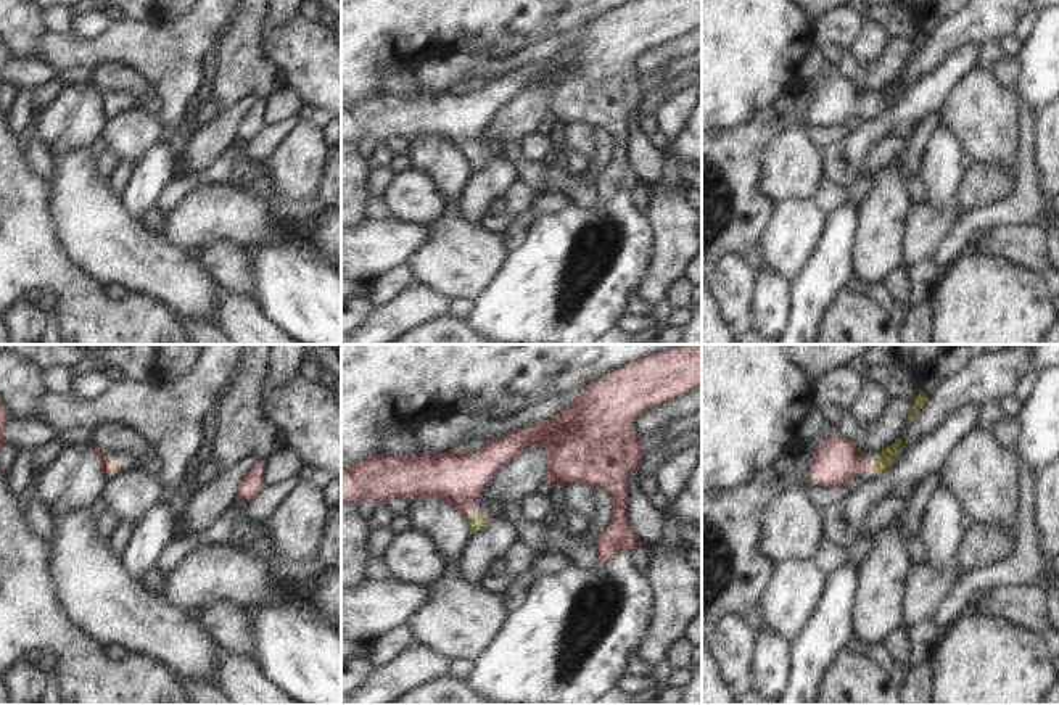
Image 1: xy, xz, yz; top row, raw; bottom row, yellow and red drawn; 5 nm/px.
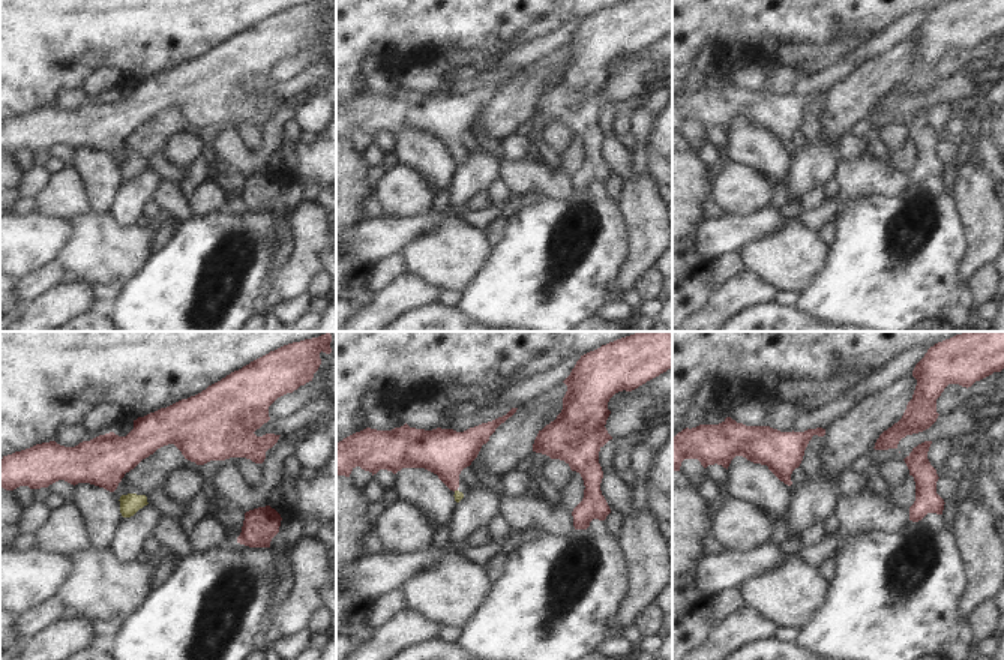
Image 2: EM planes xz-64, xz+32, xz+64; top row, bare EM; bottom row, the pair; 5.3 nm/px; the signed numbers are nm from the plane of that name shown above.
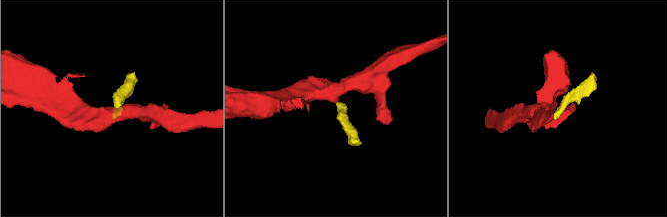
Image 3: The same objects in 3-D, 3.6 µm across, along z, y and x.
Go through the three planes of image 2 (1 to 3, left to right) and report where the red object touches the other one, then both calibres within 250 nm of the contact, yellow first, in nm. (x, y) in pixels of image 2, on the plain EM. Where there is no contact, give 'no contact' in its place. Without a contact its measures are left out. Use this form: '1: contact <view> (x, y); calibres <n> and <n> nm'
1: no contact
2: no contact
3: no contact

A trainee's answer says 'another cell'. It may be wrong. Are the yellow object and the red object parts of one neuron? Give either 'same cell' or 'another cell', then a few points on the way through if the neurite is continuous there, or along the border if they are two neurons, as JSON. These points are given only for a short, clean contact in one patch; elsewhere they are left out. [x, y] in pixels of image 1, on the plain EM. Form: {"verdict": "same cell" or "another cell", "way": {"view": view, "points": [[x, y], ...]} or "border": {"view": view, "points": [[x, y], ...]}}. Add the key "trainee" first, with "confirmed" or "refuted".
{"trainee": "refuted", "verdict": "same cell", "way": {"view": "yz", "points": [[881, 102], [871, 105], [837, 98]]}}

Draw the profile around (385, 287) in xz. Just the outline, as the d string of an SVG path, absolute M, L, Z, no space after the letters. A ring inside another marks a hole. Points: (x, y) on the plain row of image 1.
M394 266L393 269L386 270L385 274L367 283L365 301L375 309L386 304L401 291L414 285L415 280L407 267Z

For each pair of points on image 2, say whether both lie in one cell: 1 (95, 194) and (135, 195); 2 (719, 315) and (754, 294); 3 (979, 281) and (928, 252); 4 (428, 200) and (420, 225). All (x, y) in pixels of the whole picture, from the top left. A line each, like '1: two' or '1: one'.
1: two
2: one
3: two
4: two

